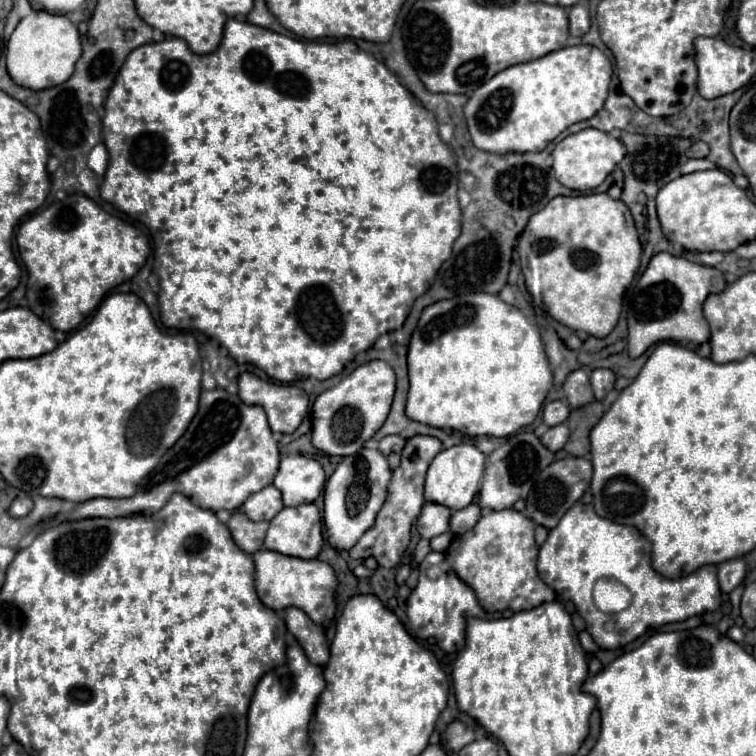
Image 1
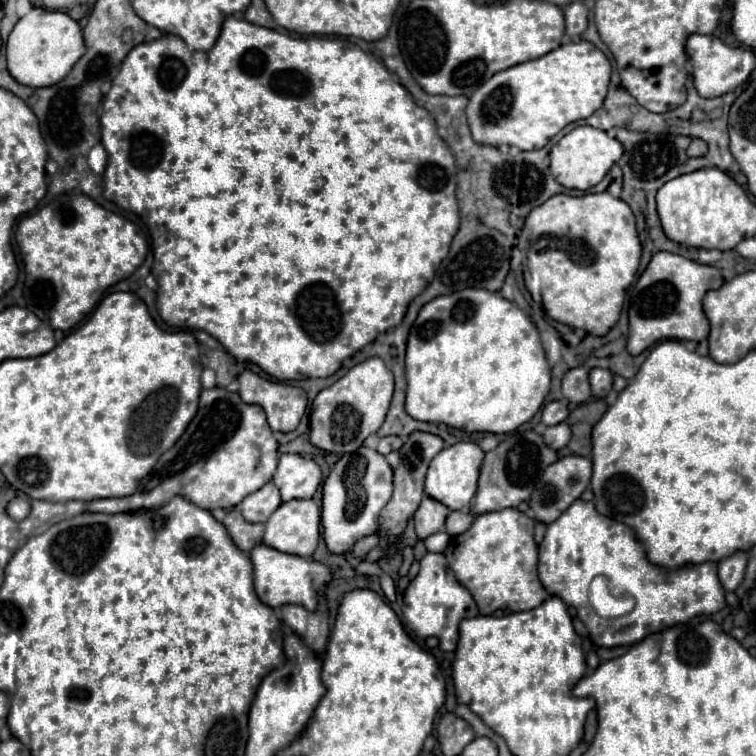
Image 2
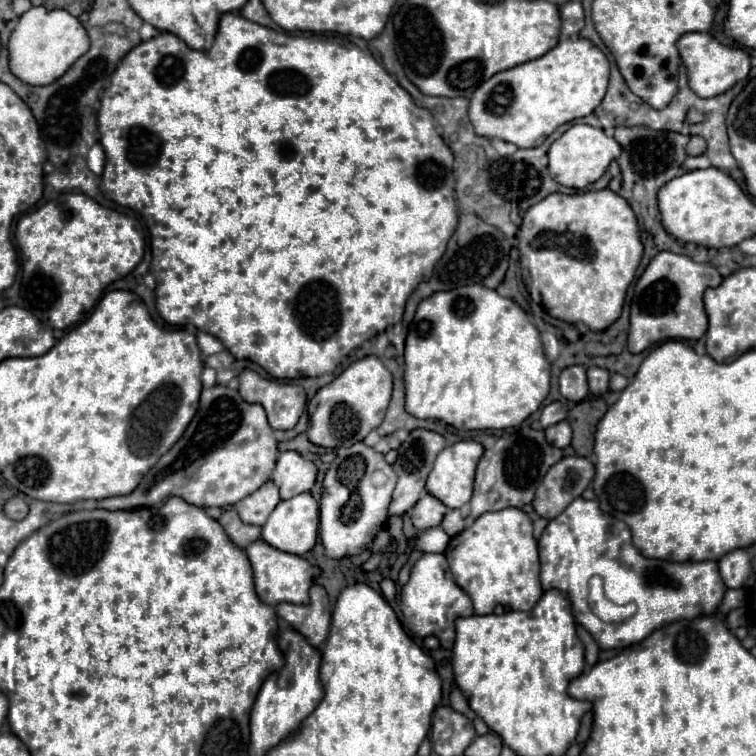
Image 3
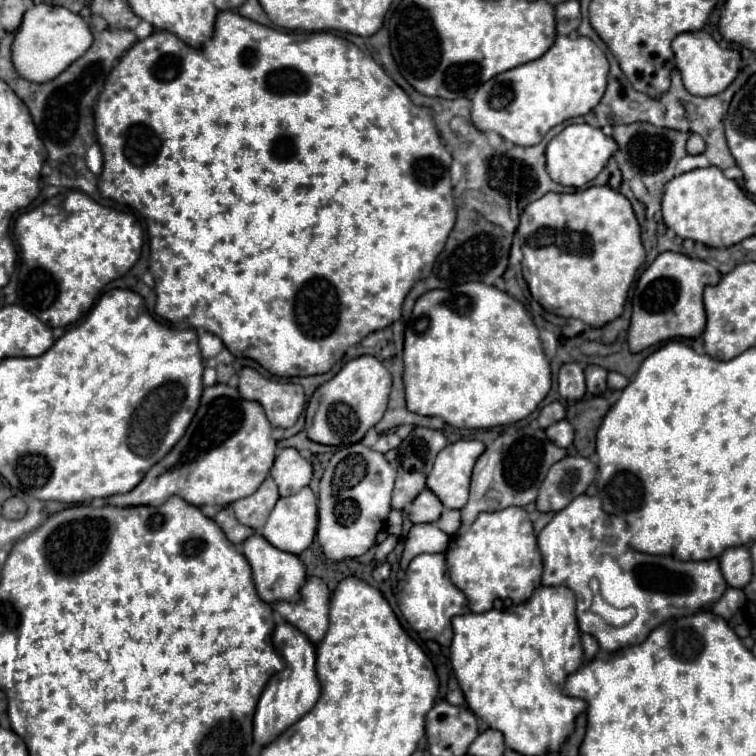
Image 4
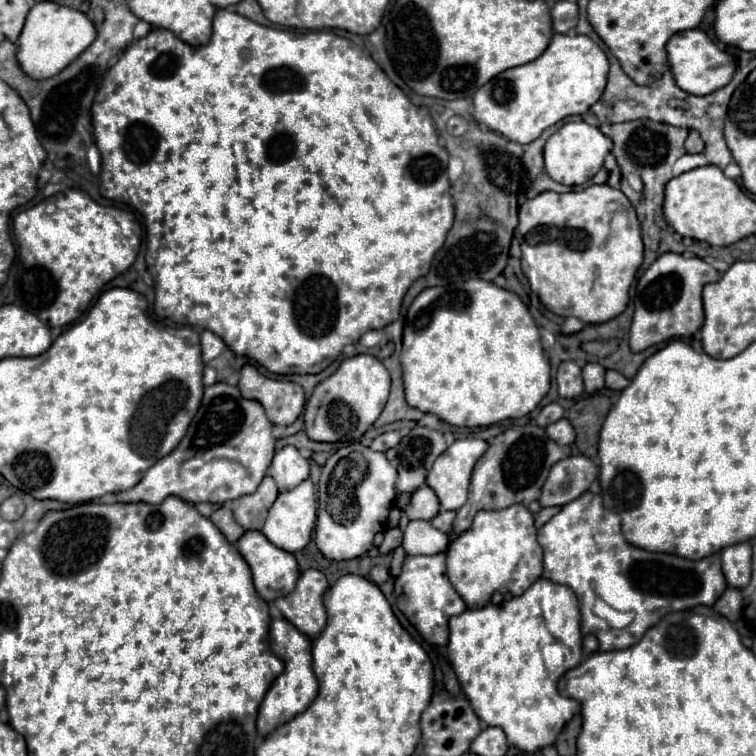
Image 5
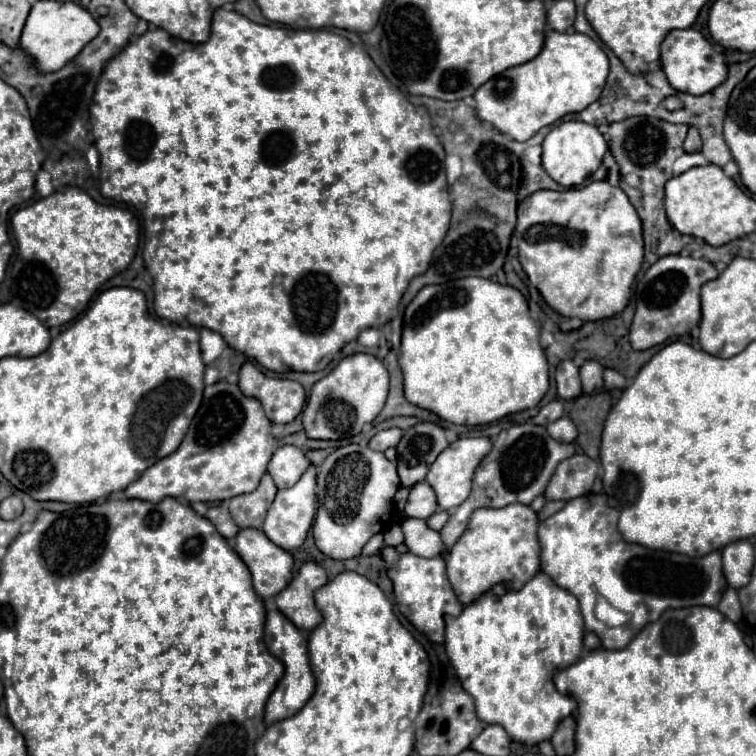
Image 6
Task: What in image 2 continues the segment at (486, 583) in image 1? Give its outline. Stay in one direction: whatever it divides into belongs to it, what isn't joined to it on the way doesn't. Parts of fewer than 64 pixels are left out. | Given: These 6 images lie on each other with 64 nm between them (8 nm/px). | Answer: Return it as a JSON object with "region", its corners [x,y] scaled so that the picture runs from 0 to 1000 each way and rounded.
{"region":[[[667,672],[661,677],[635,680],[614,706],[598,712],[587,735],[593,735],[593,746],[598,757],[603,757],[608,772],[614,772],[624,783],[635,804],[635,812],[651,812],[656,807],[680,807],[680,810],[704,807],[728,791],[728,786],[722,783],[709,759],[712,722],[706,717],[706,688],[683,672]]]}

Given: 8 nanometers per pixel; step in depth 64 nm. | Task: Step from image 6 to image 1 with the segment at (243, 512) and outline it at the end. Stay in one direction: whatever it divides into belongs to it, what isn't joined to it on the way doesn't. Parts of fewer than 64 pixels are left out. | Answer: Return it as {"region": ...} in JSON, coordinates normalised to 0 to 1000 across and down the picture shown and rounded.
{"region":[[[357,640],[352,646],[347,646],[344,651],[333,653],[323,667],[320,667],[320,677],[341,690],[341,688],[360,688],[370,675],[376,672],[373,667],[373,653]]]}

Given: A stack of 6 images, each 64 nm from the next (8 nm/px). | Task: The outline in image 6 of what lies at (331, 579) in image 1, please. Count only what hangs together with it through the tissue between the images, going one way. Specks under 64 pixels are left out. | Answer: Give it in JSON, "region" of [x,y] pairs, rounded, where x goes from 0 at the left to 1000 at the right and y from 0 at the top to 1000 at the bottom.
{"region":[[[320,698],[315,704],[315,709],[310,712],[310,728],[315,730],[315,735],[323,741],[323,746],[331,751],[333,757],[333,767],[336,767],[336,780],[344,791],[362,791],[365,786],[370,786],[384,770],[386,770],[386,751],[389,751],[389,738],[384,730],[373,728],[370,722],[360,720],[347,701],[336,701],[336,698]]]}

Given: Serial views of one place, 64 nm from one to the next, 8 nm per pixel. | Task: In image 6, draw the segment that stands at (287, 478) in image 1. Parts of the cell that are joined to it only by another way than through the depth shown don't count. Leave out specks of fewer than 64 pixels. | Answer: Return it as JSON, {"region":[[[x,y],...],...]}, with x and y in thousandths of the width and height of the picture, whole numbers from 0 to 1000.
{"region":[[[373,590],[362,598],[354,614],[354,627],[362,632],[365,643],[373,648],[373,646],[386,646],[407,622],[407,616],[410,616],[410,608],[399,601],[397,593]]]}

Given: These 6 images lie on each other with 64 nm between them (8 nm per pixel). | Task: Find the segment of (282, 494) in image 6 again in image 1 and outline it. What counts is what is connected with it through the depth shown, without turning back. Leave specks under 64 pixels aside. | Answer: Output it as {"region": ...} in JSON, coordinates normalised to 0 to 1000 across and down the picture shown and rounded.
{"region":[[[399,667],[368,677],[362,688],[357,688],[349,714],[352,728],[402,741],[418,738],[426,720],[426,685],[418,667]]]}

